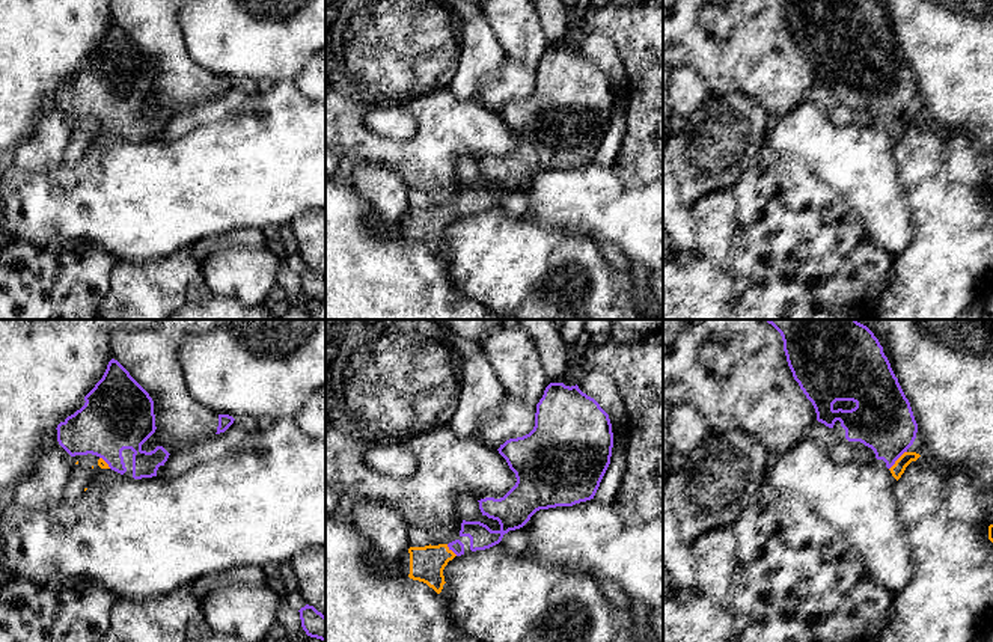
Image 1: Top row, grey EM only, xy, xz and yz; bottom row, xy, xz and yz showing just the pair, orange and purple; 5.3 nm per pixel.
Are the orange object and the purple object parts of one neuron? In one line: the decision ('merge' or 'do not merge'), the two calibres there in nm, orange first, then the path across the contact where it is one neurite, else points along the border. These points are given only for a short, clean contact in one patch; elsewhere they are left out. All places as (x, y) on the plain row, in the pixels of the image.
merge; calibres 70 and 320 nm; way yz (906, 121), (897, 122), (882, 82)

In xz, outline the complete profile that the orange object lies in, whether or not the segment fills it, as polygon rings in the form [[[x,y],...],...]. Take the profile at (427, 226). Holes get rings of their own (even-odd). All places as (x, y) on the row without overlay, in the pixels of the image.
[[[455,202],[449,206],[410,209],[410,237],[413,243],[419,243],[442,255],[445,244],[443,232],[455,219],[464,217],[464,206]]]

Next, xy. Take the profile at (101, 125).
[[[115,21],[84,59],[84,68],[57,87],[57,104],[71,118],[96,118],[101,131],[127,134],[122,113],[131,112],[133,140],[157,139],[169,121],[163,109],[146,115],[142,107],[155,95],[154,63]]]

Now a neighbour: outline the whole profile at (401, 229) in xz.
[[[369,206],[366,212],[366,223],[374,234],[381,238],[404,238],[410,237],[410,216],[408,211],[414,209],[408,206],[408,209],[401,216],[399,222],[392,225],[381,219],[374,206]]]

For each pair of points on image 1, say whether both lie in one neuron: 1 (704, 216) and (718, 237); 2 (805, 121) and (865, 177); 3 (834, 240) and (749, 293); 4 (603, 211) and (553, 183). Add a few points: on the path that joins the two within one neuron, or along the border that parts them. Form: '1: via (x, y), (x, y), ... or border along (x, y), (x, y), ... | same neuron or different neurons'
1: via (708, 220), (714, 226), (714, 232) | same neuron
2: via (820, 136), (850, 162) | same neuron
3: via (812, 261), (802, 272), (784, 272), (770, 285) | same neuron
4: via (591, 201), (571, 201), (565, 195) | same neuron

